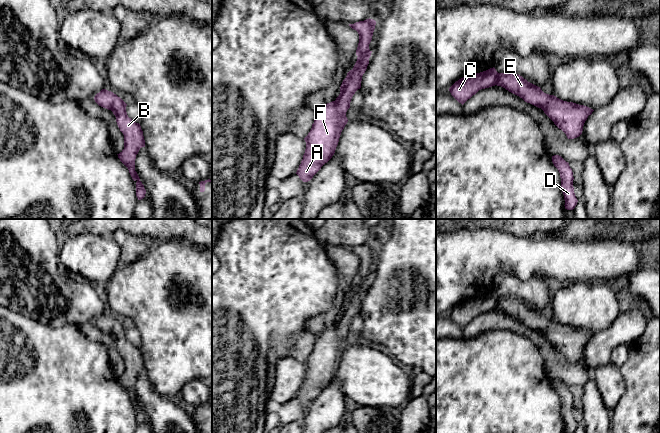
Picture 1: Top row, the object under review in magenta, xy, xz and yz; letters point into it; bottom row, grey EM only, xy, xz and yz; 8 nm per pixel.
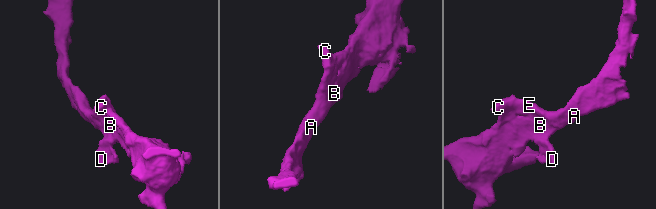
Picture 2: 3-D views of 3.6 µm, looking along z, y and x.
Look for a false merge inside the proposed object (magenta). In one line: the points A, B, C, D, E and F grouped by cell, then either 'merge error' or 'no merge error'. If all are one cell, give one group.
groups A B C D E F; no merge error

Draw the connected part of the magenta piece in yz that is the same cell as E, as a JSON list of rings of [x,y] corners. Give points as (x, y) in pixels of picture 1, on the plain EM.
[[[494,291],[459,303],[449,312],[449,315],[463,329],[479,314],[495,309],[541,332],[568,363],[577,362],[582,358],[585,345],[594,335],[587,330],[563,325],[554,319],[546,318],[540,311],[518,298],[498,297]]]

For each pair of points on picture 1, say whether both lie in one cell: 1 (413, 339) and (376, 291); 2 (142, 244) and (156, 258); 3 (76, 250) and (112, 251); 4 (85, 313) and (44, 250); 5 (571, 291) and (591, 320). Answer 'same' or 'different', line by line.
1: same
2: different
3: same
4: same
5: same

